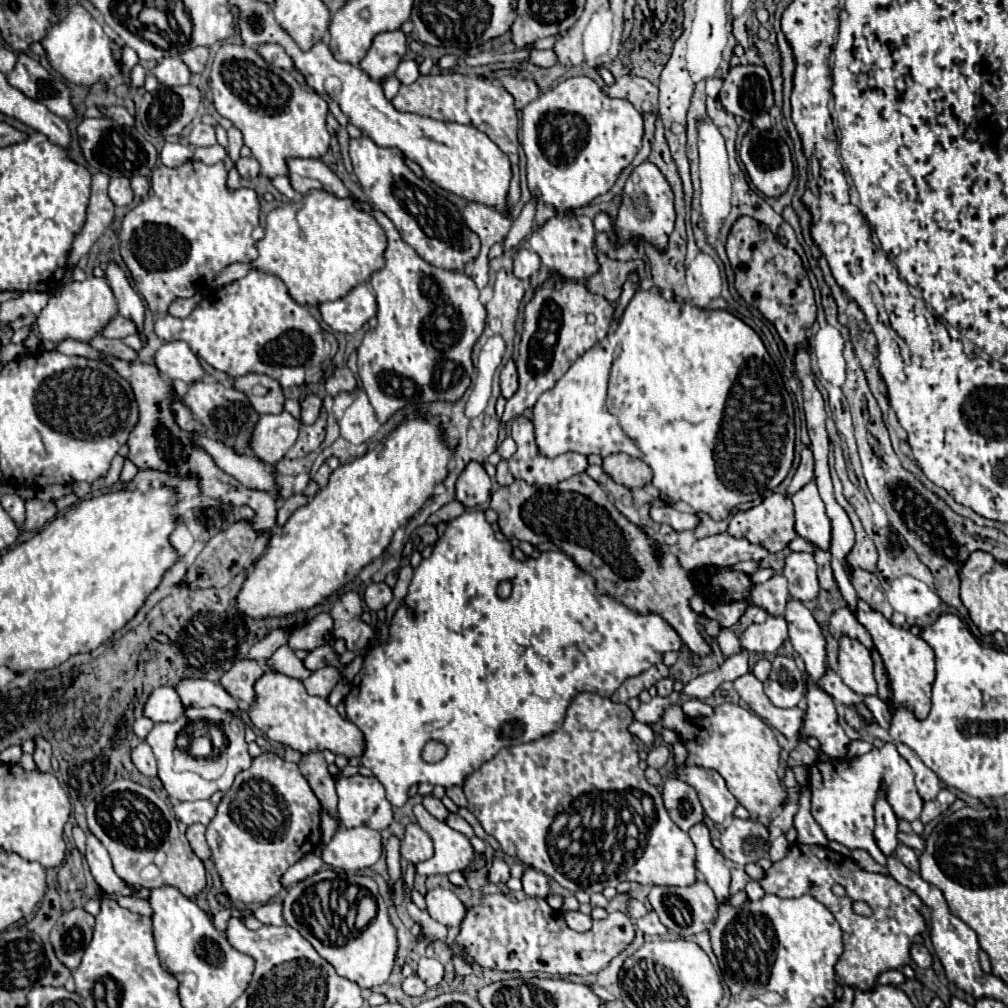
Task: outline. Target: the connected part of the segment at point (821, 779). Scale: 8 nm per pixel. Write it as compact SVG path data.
M886 743L882 749L872 749L870 753L850 761L850 759L830 759L824 763L814 763L810 767L810 789L812 789L812 817L822 827L830 841L838 841L848 849L868 851L880 865L886 865L886 856L878 848L874 839L874 804L878 785L888 787L888 803L892 805L898 819L914 821L920 817L924 801L916 793L914 773L908 761L896 751L894 743Z

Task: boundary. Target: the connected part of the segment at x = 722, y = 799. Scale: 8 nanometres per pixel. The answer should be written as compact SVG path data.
M682 763L682 765L676 765L676 777L688 783L698 793L704 813L714 823L724 823L730 819L738 801L728 791L726 781L718 771L704 769L704 767L688 767Z

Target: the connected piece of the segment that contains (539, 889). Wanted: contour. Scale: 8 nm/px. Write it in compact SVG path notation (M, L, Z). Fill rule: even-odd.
M532 867L524 869L524 875L522 875L522 889L528 897L546 897L550 891L548 891L548 877Z

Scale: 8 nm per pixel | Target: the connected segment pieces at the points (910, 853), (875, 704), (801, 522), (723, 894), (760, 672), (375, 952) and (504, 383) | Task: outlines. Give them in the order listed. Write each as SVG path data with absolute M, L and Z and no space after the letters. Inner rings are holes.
M898 845L896 847L896 851L894 851L894 855L908 867L908 869L912 869L912 871L918 871L918 855L914 853L914 849L910 849L910 847L906 847L906 845Z
M868 695L868 697L864 697L864 703L866 703L868 709L872 711L876 723L878 723L880 727L888 729L888 727L890 727L890 719L892 719L892 713L890 713L888 703L884 703L882 699L878 699L876 695Z
M816 479L806 483L790 499L794 503L798 535L812 541L820 549L828 549L828 545L830 545L830 519L826 515L824 501L818 495Z
M704 821L696 823L690 831L688 831L692 843L696 845L696 871L704 875L706 883L710 885L710 889L714 891L716 899L720 903L730 899L730 869L724 863L722 853L712 845L710 841L710 831L706 827Z
M761 659L752 668L752 673L758 680L764 682L769 676L771 667L771 662L769 662L767 659Z
M320 869L312 877L306 877L292 887L288 887L284 897L284 919L290 927L294 927L310 945L340 973L342 977L358 983L362 989L372 989L390 977L396 959L396 927L388 917L388 907L378 893L374 879L334 871ZM364 897L372 897L376 903L376 915L366 923L366 927L358 927L358 909Z
M508 359L500 371L500 387L502 387L504 397L512 397L512 393L516 393L518 389L518 373L512 359Z

